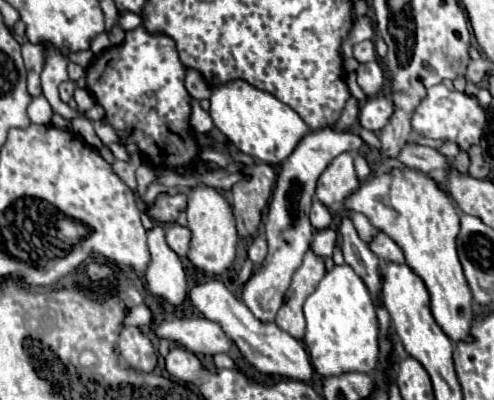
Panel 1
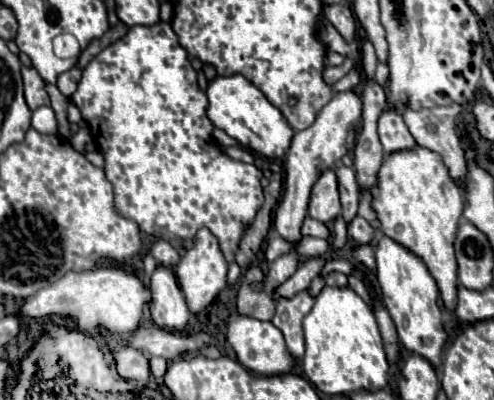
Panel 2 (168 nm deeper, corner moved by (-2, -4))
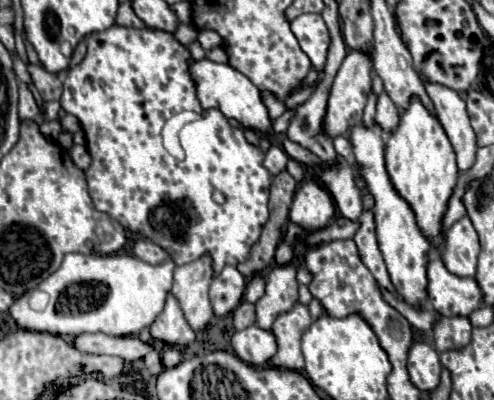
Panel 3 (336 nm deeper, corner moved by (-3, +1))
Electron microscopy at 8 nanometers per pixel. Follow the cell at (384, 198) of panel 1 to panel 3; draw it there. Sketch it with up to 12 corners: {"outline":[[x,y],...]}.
{"outline":[[418,100],[388,138],[386,170],[436,250],[458,184],[452,144]]}

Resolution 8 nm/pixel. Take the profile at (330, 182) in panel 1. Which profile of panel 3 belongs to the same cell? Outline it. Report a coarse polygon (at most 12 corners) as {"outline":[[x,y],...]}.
{"outline":[[318,180],[296,190],[292,222],[306,230],[328,226],[332,196]]}

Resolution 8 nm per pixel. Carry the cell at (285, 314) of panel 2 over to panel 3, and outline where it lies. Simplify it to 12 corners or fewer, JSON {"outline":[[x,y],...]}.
{"outline":[[296,302],[278,314],[274,366],[302,370],[300,338],[312,324],[308,306]]}

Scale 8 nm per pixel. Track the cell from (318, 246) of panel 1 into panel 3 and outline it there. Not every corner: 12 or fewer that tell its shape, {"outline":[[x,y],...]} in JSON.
{"outline":[[292,264],[268,272],[266,294],[256,302],[256,324],[270,328],[298,302]]}

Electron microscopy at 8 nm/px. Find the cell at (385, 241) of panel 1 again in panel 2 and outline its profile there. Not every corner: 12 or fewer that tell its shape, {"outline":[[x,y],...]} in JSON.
{"outline":[[359,215],[347,223],[355,243],[377,245],[377,233]]}

